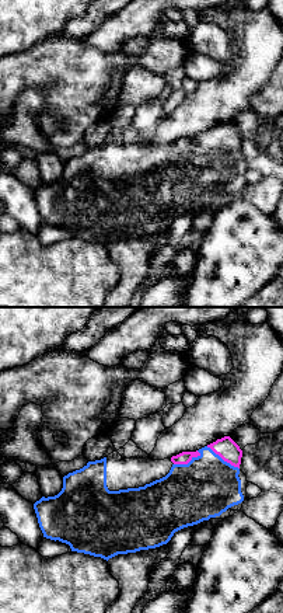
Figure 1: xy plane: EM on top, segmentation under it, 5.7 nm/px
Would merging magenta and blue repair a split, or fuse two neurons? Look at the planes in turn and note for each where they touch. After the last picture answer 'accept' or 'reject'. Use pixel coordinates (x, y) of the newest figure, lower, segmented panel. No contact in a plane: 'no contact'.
meets magenta at (223, 459)

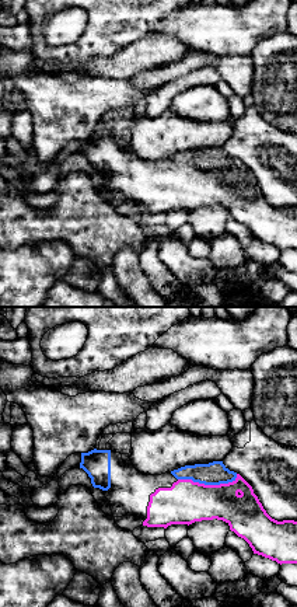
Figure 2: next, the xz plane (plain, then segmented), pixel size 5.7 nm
meets magenta at (208, 485)

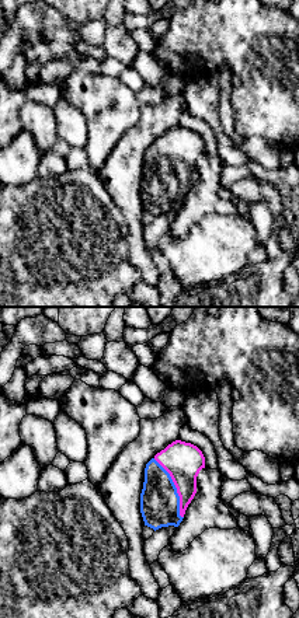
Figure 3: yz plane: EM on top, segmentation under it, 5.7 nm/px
meets magenta at (176, 486)

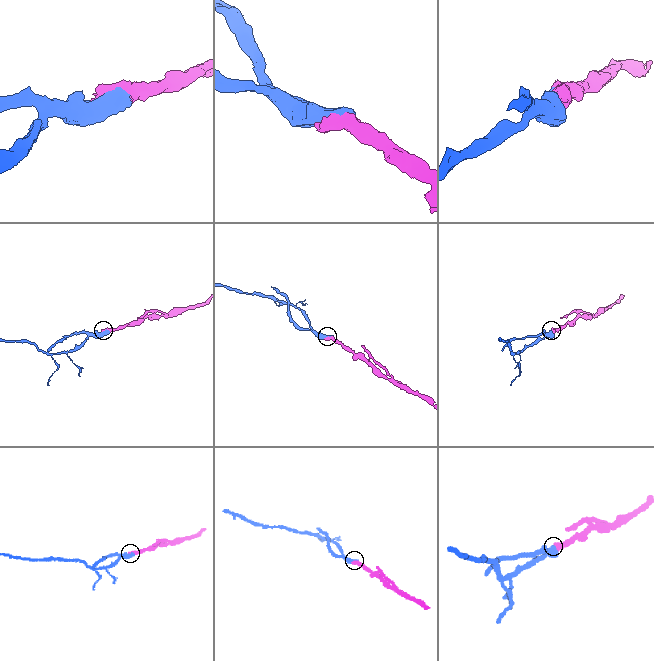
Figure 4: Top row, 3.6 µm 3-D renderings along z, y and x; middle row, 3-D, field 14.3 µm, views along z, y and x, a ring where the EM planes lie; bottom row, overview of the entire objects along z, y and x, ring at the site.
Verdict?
accept

